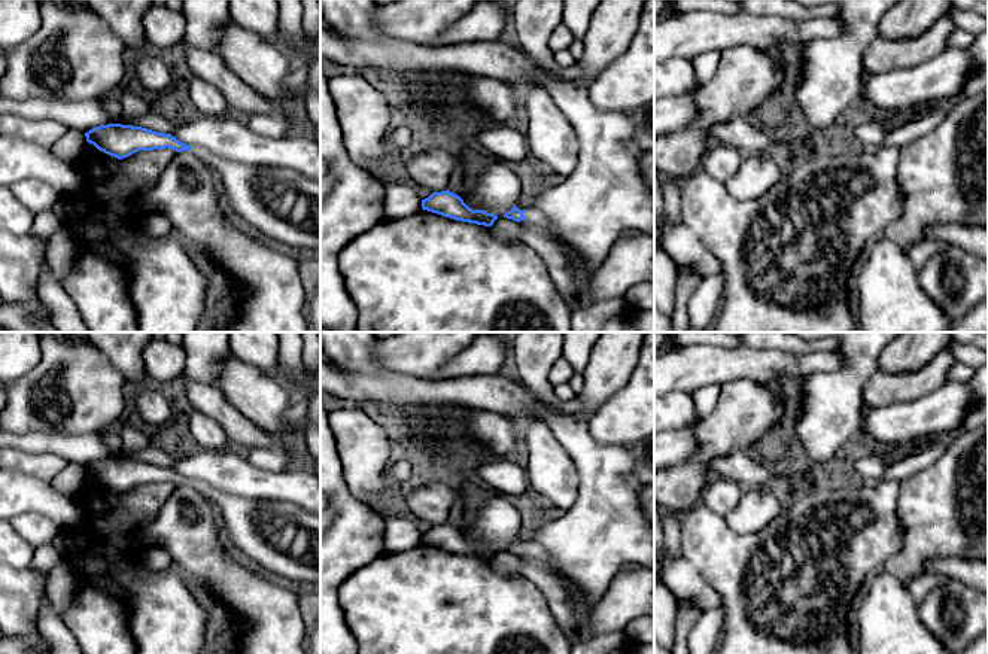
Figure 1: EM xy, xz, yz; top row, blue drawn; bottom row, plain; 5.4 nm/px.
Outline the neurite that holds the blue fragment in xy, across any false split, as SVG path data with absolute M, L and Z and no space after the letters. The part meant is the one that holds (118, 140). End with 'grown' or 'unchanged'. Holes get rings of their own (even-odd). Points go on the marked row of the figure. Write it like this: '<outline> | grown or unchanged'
M107 124L85 133L86 142L118 159L139 150L173 149L198 155L222 182L227 207L264 237L320 253L320 182L291 168L255 167L188 146L171 134Z | grown

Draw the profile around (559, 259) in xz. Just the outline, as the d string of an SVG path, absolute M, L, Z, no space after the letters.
M517 222L522 241L535 250L545 264L559 293L574 311L584 304L584 279L574 252L542 226Z

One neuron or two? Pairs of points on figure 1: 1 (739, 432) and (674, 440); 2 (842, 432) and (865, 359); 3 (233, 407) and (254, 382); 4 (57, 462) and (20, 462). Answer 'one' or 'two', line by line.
1: two
2: one
3: one
4: one

